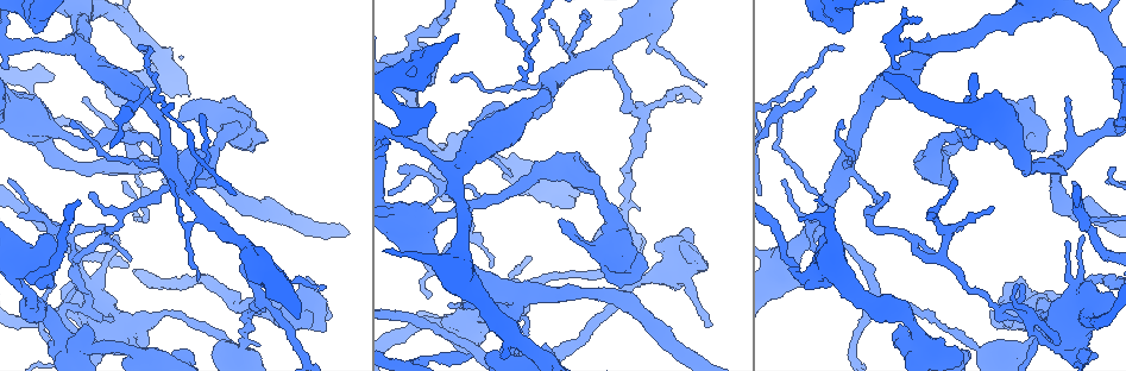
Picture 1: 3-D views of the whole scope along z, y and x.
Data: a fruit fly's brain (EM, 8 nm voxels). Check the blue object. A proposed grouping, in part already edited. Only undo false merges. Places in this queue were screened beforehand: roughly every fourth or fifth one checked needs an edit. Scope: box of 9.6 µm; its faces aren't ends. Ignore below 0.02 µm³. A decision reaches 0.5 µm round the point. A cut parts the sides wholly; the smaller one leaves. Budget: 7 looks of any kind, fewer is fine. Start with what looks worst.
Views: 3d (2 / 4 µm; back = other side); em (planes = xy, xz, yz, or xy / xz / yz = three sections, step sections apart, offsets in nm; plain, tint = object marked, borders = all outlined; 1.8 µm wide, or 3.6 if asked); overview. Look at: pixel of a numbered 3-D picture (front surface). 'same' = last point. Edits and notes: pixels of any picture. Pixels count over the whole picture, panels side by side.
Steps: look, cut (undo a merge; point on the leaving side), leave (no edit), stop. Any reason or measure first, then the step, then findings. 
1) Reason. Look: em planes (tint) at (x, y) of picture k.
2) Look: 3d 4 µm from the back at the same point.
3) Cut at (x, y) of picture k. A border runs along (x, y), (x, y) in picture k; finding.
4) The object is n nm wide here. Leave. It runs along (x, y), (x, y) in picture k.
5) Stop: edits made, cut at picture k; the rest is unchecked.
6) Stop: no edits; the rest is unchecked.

Calibre changes. Look: em 3.6 µm xz step 8 (tint) at (909, 349) of picture 1.

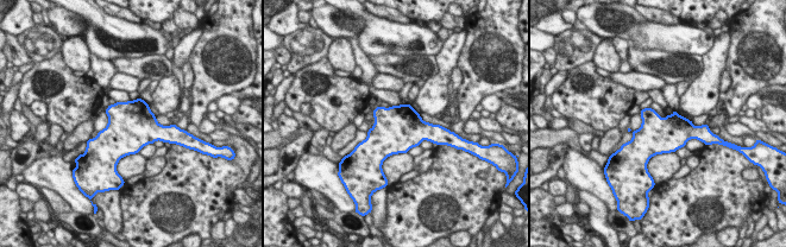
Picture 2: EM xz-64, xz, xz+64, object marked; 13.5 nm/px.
Cut it another way. Look: em 3.6 µm planes (tint) at the same point.

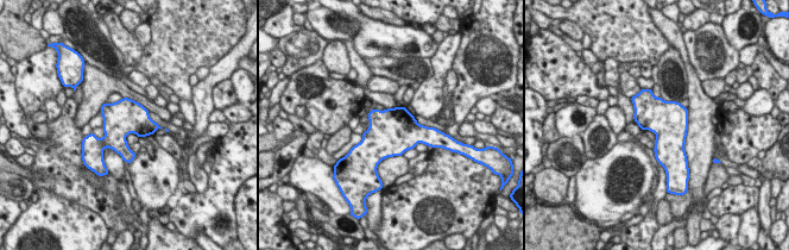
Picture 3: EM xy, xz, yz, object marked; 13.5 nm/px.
Leave. All the same neuron.

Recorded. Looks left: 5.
Sharp bend. Look: 3d 4 µm at (62, 320) of picture 1.

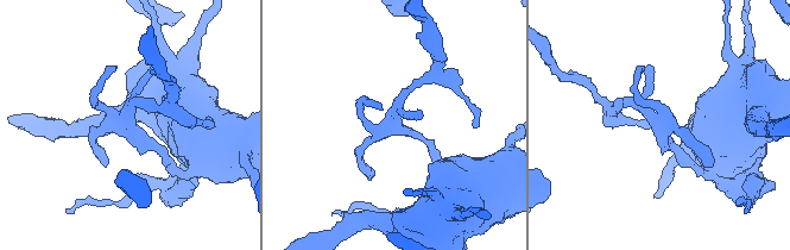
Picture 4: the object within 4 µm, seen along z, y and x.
Look: em 3.6 µm planes (borders) at (125, 125) of picture 4.

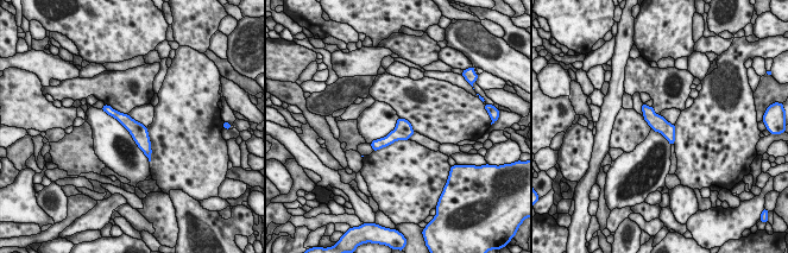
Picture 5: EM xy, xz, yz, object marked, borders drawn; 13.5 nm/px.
The object is 220 nm wide here. Leave. It runs along (106, 108), (140, 136), (147, 152) in picture 5; one neuron here.

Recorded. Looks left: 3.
Abrupt turn. Look: em planes (plain) at (75, 259) of picture 1.

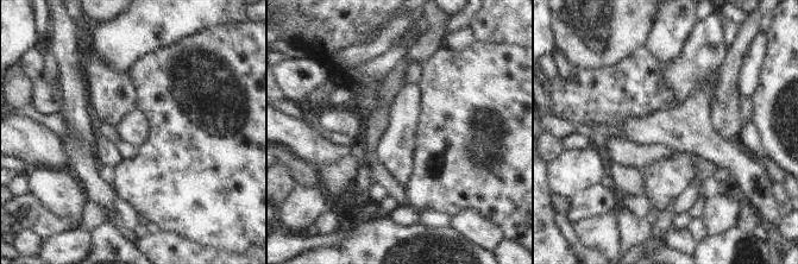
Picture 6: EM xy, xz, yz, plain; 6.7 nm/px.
Look: em planes (tint) at the same point.

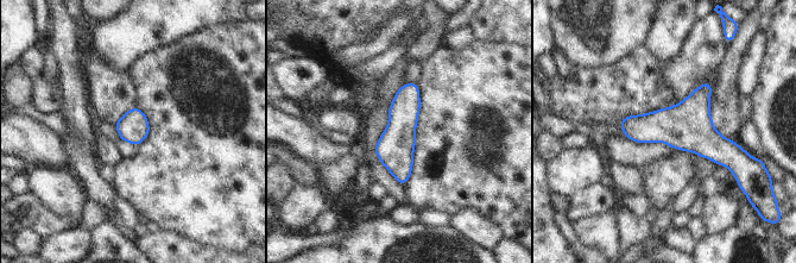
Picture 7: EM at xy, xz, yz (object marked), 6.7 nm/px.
Leave. It runs along (415, 86), (403, 112), (403, 180) in picture 7; one neuron here.

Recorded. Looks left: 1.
Stop: no edits; the rest is unchecked.

